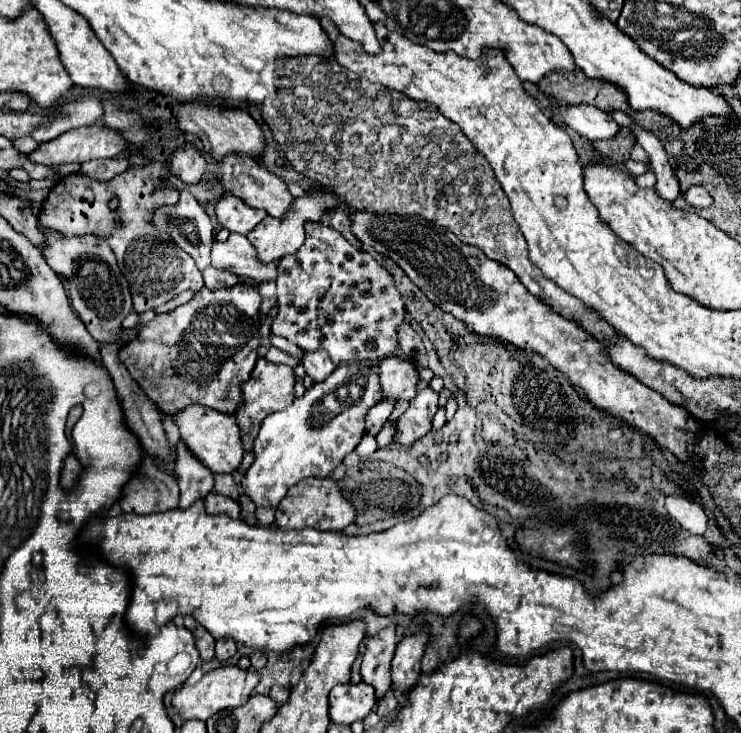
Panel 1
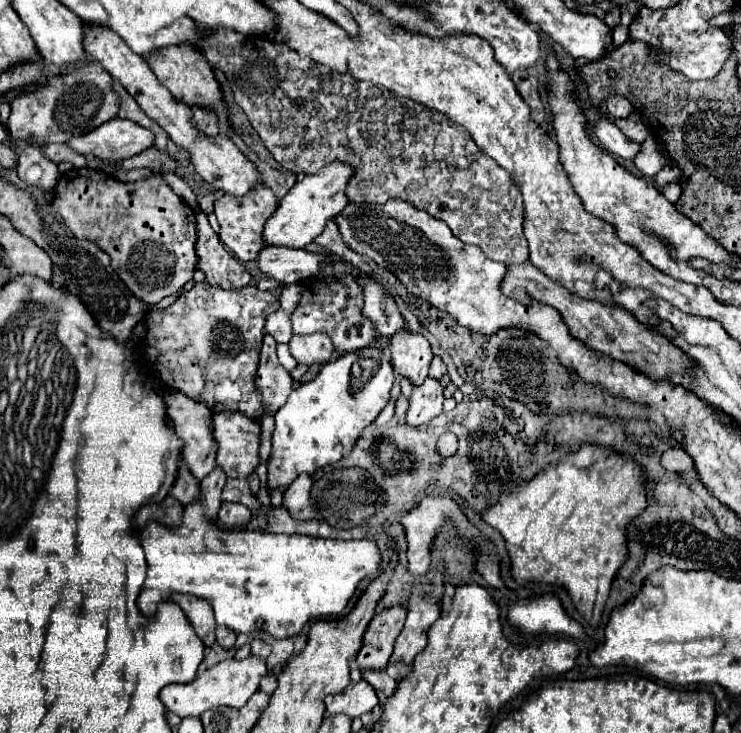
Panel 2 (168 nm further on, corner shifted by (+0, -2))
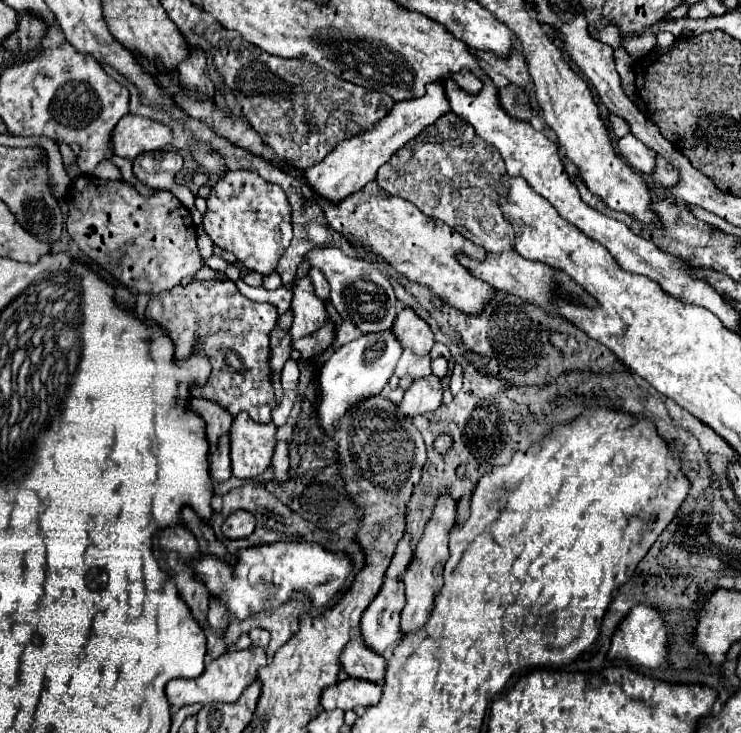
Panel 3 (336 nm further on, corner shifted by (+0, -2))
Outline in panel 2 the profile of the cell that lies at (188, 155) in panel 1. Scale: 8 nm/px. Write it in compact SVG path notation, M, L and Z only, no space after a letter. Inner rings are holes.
M192 109L194 111L194 127L200 135L206 135L206 137L212 137L212 135L218 135L220 129L218 129L218 117L212 113L212 111L206 111L206 109Z

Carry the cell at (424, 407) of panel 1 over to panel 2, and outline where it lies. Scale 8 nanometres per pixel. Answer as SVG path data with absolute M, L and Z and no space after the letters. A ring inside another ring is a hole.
M426 379L420 387L414 387L410 397L410 409L406 423L412 427L424 425L442 413L442 385L436 379Z

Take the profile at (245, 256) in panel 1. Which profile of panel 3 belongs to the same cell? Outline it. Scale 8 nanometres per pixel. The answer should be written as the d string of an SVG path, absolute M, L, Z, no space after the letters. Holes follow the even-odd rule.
M314 249L306 255L312 267L322 269L330 283L330 301L344 321L354 323L362 333L378 333L392 327L396 319L396 295L390 281L376 269L374 263L348 257L340 249Z

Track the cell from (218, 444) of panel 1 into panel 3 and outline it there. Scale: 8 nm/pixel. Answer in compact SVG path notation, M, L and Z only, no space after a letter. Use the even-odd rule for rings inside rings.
M240 413L230 429L232 475L252 479L270 467L276 449L276 425L256 423L248 413Z

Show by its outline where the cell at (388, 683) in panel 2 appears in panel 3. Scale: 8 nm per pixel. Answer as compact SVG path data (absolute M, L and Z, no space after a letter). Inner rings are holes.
M356 633L350 639L350 645L342 649L340 665L348 673L348 677L358 677L358 679L370 679L374 683L384 681L386 673L386 661L378 653L370 653L366 645L362 645L362 635Z

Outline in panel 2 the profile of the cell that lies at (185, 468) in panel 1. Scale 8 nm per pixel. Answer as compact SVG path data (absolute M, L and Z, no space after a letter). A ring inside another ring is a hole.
M166 391L164 393L164 403L166 403L166 413L174 419L176 423L176 435L184 441L184 447L182 447L182 459L186 461L190 473L202 481L206 475L210 475L216 467L216 461L214 461L214 453L216 453L216 445L214 445L214 437L212 437L212 431L210 431L210 409L206 405L200 405L196 401L192 401L190 397L186 397L184 393L180 391Z

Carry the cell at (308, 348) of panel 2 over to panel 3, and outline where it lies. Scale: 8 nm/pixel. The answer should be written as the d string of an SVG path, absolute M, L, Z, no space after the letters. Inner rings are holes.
M306 275L302 279L294 279L292 281L292 327L290 327L290 335L294 341L318 331L324 323L326 323L326 309L324 303L316 297L314 293L314 285L312 279Z

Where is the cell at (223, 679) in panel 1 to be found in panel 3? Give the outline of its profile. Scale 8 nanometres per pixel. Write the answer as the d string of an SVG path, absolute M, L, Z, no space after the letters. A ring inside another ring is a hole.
M248 647L242 651L228 651L208 663L204 673L196 679L174 679L166 685L166 697L174 709L190 703L212 703L212 701L236 701L242 691L256 679L258 667L266 665L266 653L262 647Z

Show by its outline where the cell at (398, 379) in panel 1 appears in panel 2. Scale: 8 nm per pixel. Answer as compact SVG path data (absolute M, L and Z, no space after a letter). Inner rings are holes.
M402 329L392 337L390 353L394 371L400 377L410 379L414 387L422 385L422 381L428 377L428 365L434 357L426 337Z

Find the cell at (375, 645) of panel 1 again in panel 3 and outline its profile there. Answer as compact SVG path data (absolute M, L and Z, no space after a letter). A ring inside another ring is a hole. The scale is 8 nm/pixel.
M384 579L382 589L362 615L362 637L376 653L384 653L400 639L400 611L404 607L404 585L400 579Z

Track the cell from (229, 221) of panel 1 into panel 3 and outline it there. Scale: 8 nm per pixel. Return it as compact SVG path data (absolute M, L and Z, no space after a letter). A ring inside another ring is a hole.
M238 169L238 171L226 171L210 189L210 195L206 199L206 213L202 215L202 225L204 231L210 235L214 245L218 245L224 251L230 251L236 255L238 263L244 265L250 271L258 271L262 275L268 275L276 269L278 259L282 253L288 249L292 241L292 209L288 203L286 193L282 187L272 185L264 181L258 173L248 171L248 169Z

